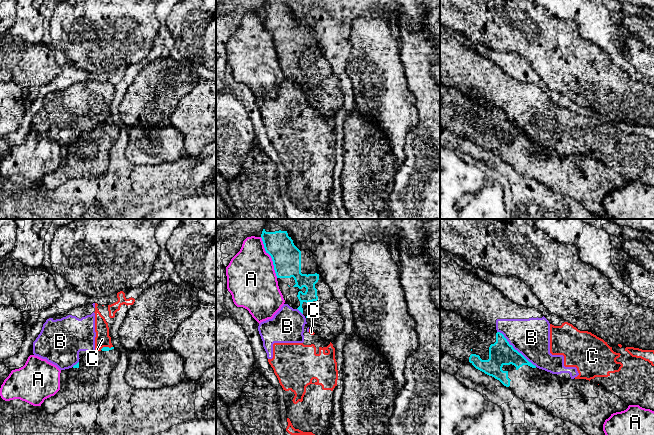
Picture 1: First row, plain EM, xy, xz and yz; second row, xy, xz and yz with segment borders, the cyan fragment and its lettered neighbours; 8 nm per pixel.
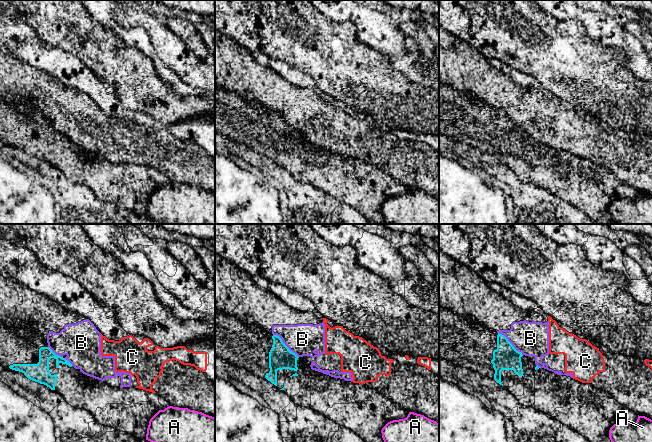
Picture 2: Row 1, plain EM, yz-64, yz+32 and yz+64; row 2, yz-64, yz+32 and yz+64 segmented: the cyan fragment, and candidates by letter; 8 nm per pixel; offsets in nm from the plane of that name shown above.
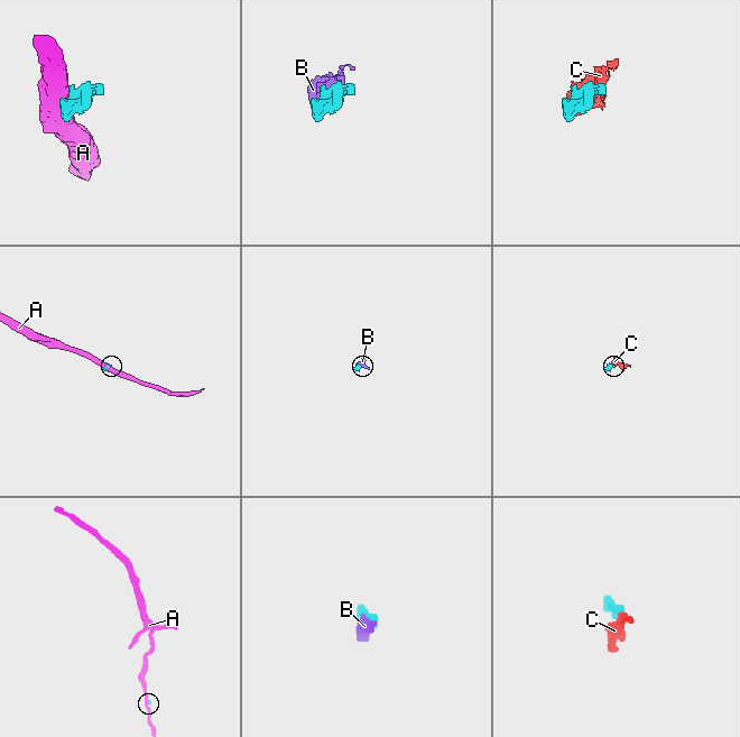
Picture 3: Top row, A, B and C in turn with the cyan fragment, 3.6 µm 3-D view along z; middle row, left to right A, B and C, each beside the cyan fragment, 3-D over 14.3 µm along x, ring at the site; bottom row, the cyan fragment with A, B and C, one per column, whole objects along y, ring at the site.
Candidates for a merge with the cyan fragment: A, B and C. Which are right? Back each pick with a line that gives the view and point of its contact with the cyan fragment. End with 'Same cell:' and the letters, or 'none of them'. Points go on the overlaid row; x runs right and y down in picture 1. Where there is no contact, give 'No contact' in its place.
Same cell: none of them

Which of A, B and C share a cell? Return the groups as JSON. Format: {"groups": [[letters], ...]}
{"groups": [["A"], ["B", "C"]]}

